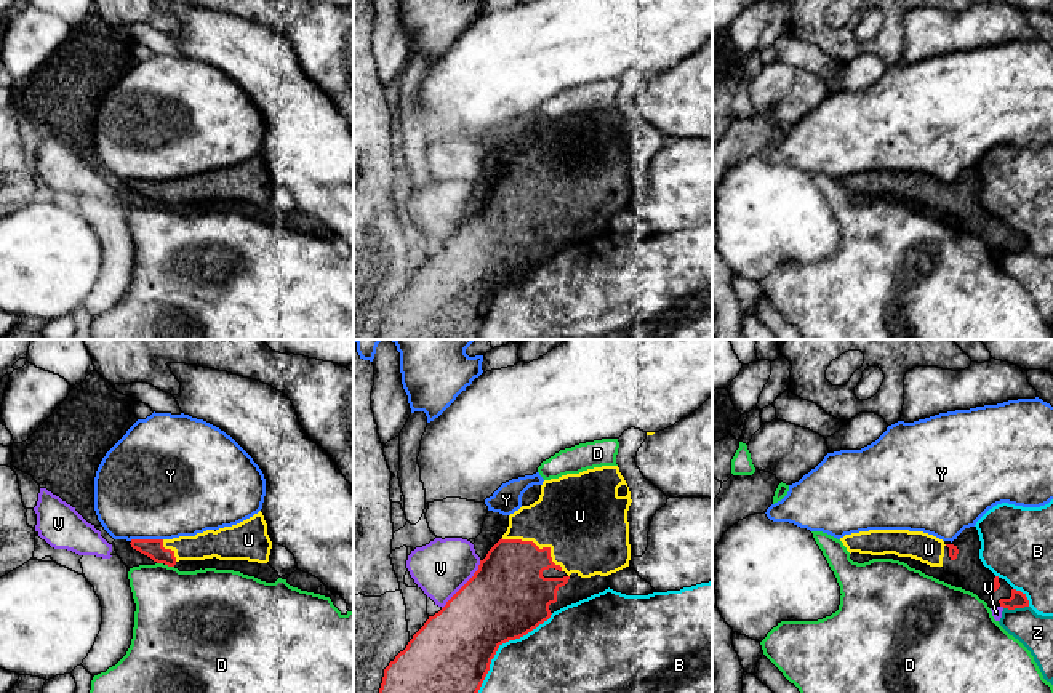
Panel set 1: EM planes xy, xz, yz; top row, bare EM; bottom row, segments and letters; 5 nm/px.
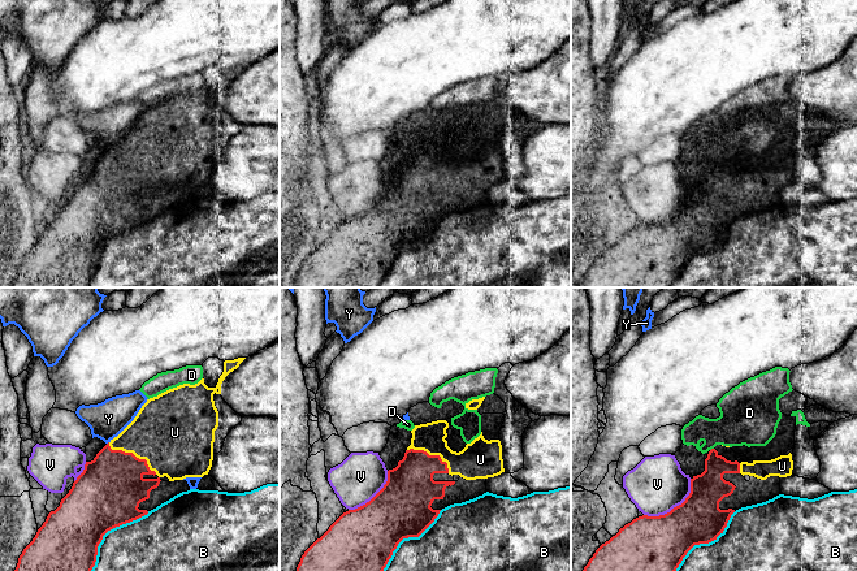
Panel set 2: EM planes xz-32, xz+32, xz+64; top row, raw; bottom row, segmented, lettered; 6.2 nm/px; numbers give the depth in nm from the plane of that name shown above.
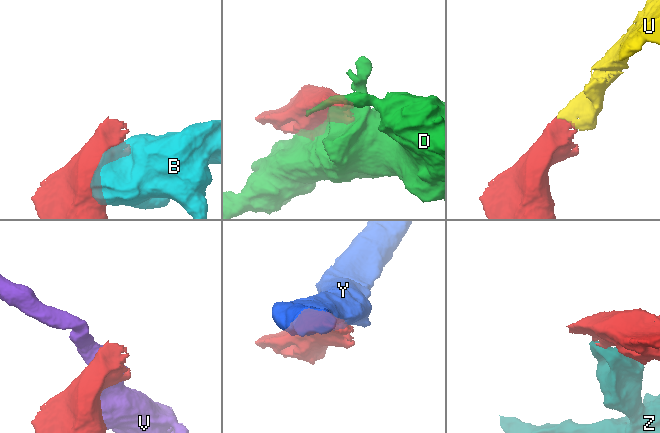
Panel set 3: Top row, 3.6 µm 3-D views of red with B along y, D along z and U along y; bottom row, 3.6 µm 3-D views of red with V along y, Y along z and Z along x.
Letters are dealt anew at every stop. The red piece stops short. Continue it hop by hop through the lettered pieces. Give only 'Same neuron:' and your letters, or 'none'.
Same neuron: U

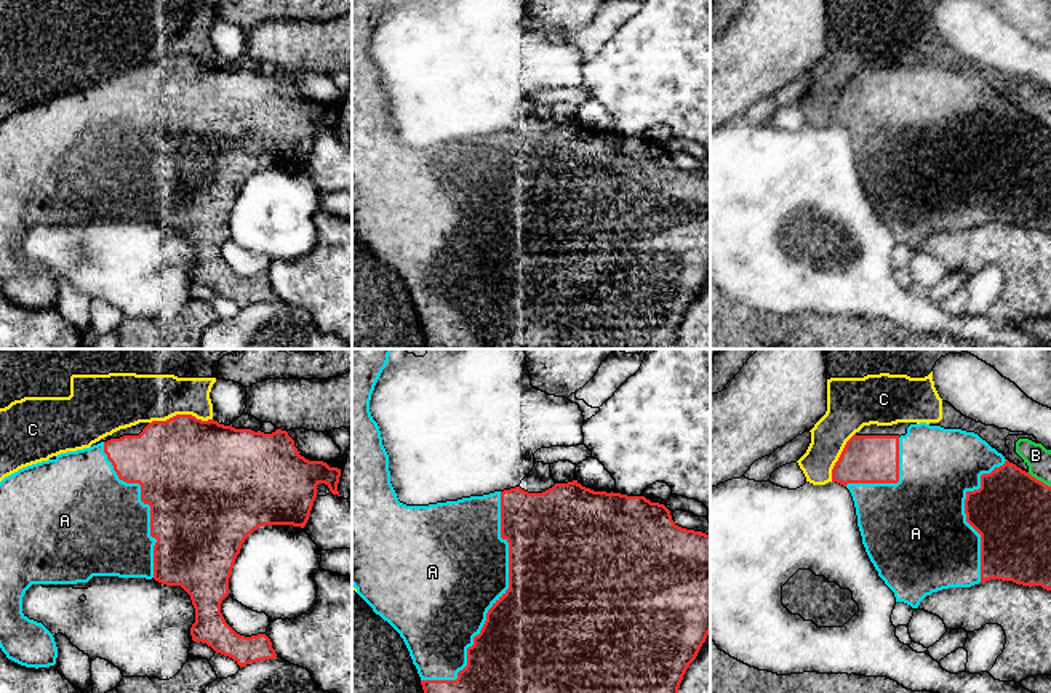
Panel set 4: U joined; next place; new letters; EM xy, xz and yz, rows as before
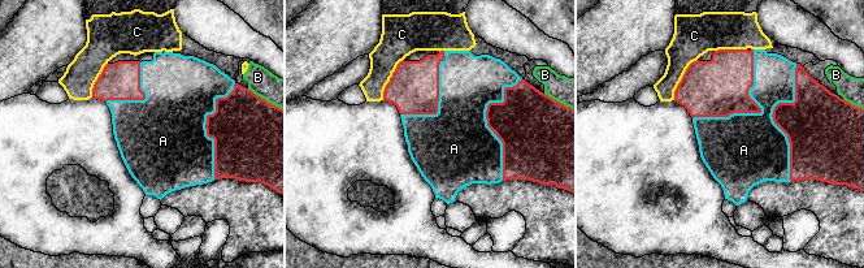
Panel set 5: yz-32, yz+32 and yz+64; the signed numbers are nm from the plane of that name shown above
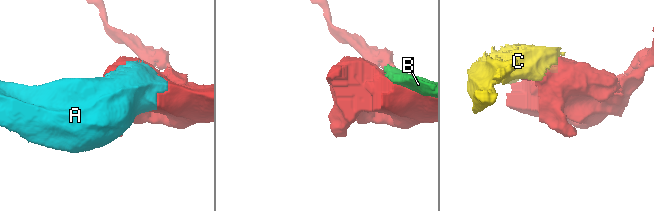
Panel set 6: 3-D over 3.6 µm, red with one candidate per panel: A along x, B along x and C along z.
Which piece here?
Same neuron: A

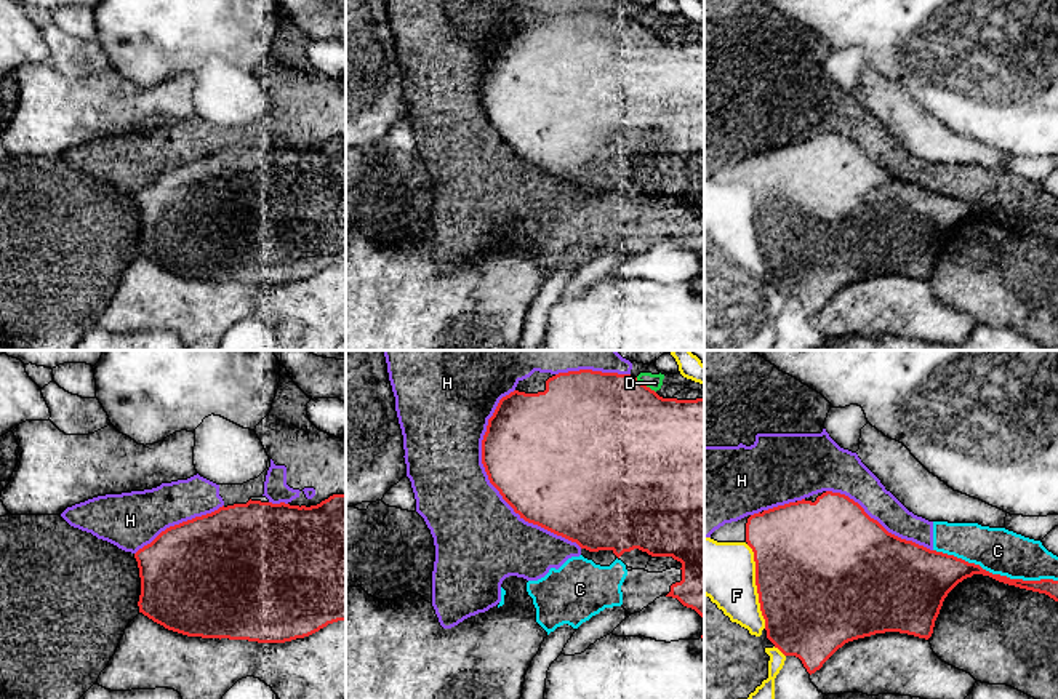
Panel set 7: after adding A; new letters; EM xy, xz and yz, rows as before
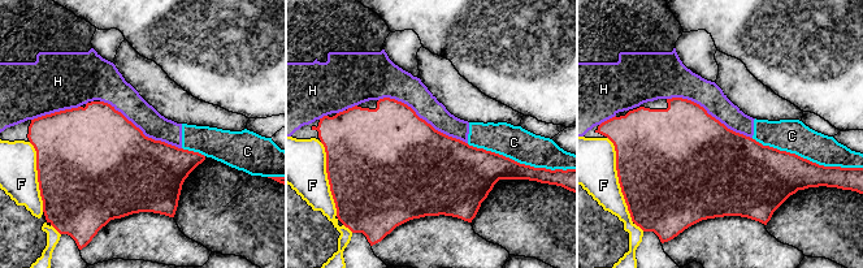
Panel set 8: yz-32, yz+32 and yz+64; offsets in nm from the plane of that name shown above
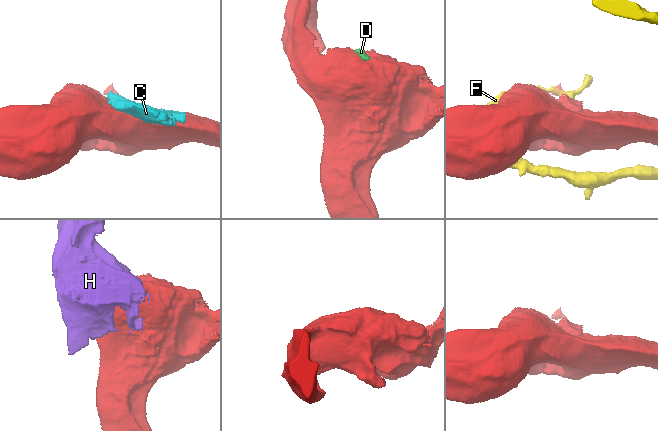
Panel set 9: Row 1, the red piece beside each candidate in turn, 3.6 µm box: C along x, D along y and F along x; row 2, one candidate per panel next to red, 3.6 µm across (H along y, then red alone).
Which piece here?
Same neuron: none

